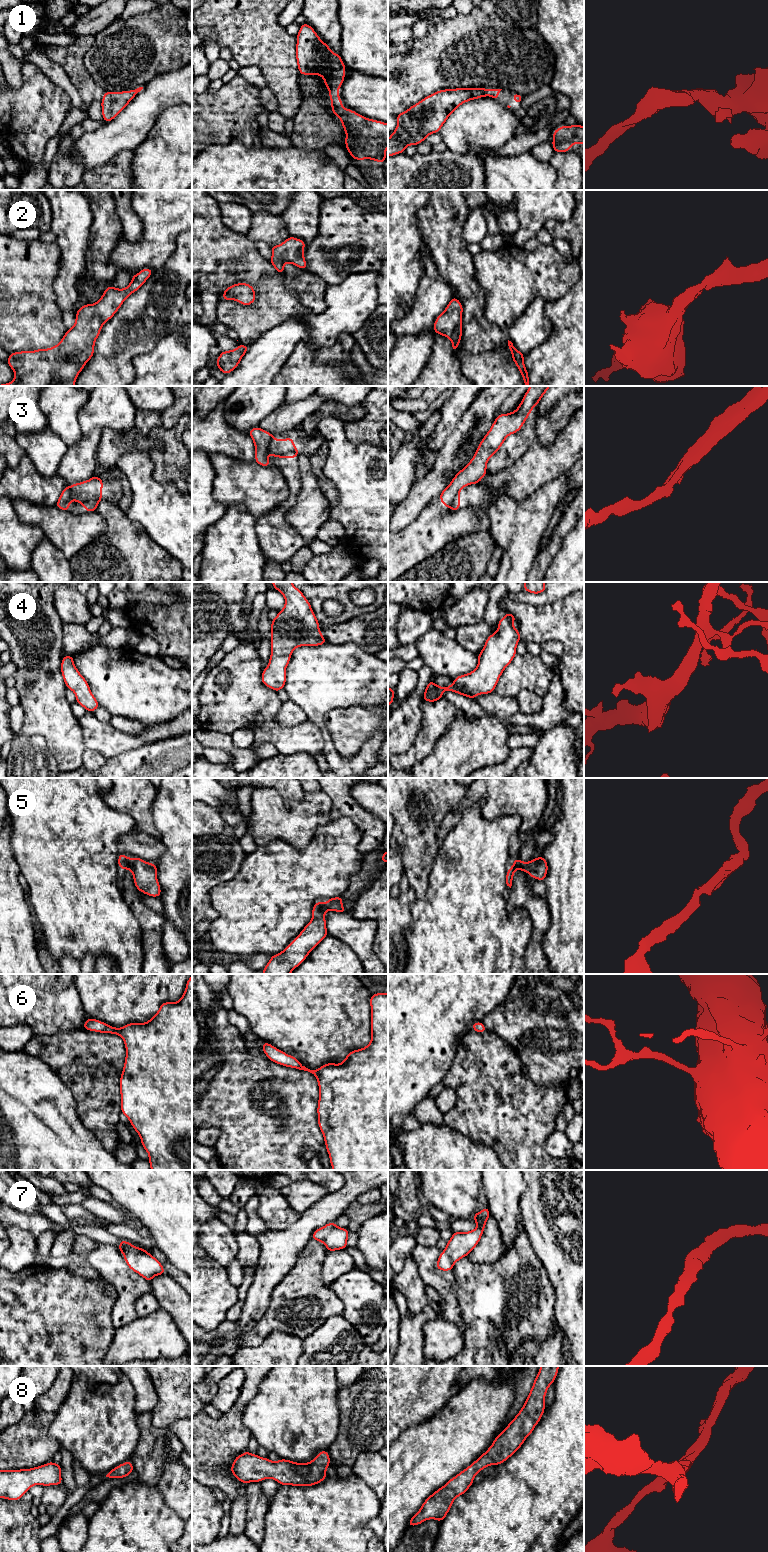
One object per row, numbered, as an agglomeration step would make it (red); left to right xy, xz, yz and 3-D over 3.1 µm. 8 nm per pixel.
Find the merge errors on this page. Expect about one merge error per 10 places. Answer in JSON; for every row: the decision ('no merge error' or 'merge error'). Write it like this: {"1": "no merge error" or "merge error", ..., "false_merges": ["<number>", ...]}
{"1": "no merge error", "2": "no merge error", "3": "merge error", "4": "no merge error", "5": "no merge error", "6": "no merge error", "7": "no merge error", "8": "no merge error", "false_merges": ["3"]}

